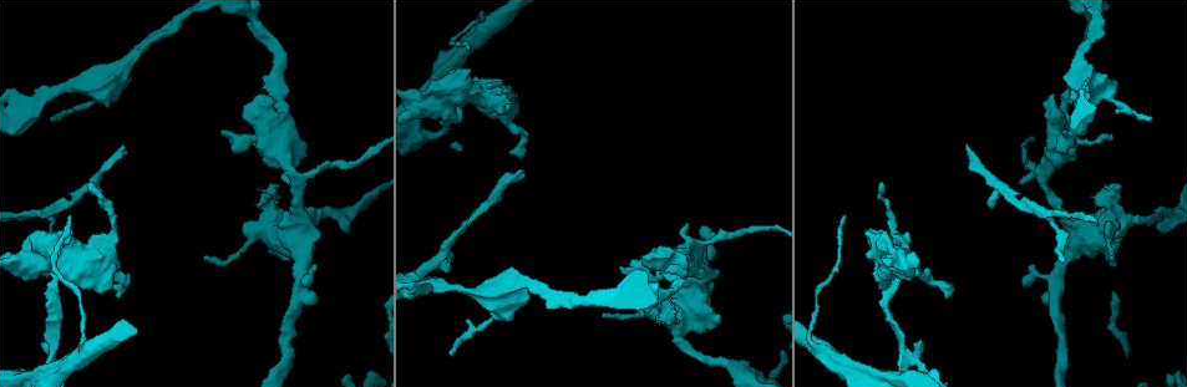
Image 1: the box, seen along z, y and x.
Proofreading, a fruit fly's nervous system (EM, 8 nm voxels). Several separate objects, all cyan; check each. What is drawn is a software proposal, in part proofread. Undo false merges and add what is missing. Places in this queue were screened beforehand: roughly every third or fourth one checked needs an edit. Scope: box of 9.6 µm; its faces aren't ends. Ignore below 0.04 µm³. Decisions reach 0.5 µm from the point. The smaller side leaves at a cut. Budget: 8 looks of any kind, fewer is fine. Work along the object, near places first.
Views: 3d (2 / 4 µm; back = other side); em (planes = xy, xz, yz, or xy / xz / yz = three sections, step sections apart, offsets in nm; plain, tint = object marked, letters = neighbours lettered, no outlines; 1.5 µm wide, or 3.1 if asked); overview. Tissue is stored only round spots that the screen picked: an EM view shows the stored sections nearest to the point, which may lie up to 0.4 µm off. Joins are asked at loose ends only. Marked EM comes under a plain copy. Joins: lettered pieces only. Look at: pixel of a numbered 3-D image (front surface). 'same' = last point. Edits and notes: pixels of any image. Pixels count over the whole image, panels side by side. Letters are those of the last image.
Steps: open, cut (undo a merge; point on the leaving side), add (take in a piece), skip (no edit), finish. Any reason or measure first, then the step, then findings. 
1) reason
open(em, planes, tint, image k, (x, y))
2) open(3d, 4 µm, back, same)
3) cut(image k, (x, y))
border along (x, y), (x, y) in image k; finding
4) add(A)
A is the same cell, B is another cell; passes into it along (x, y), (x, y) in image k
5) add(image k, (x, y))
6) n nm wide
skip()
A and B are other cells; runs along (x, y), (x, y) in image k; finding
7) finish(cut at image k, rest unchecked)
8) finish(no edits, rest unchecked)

branch stops here
open(em, planes, letters, image 1, (1061, 263))

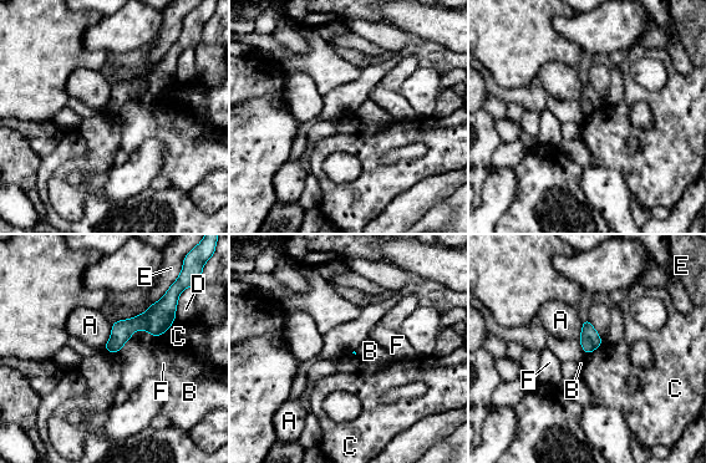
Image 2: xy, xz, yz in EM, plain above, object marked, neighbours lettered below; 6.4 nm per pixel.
C touches over 180 nm
skip()
A, B, C, D, E and F are other cells; border along (174, 319), (156, 337) in image 2; no lettered piece goes on from it

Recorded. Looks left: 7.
free end
open(em, 3.1 µm, yz, step 8, letters, image 1, (523, 171))

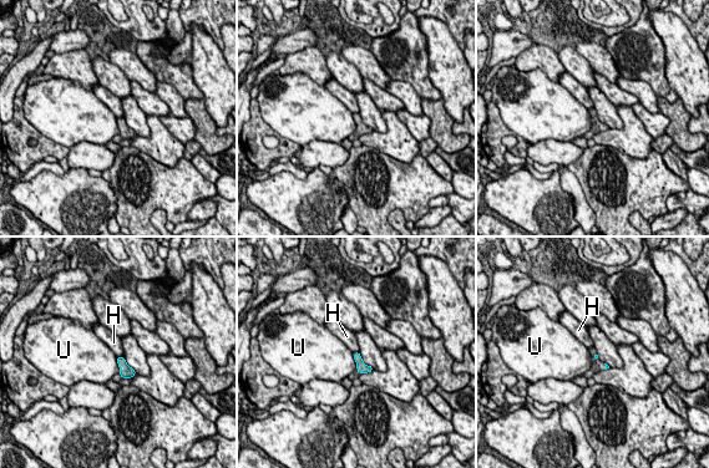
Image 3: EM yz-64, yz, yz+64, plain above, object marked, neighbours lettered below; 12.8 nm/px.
U touches over 220 nm
skip()
H and U are other cells; border along (116, 357), (120, 372) in image 3; no lettered piece goes on from it

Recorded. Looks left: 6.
calibre changes
open(3d, 2 µm, image 1, (683, 265))

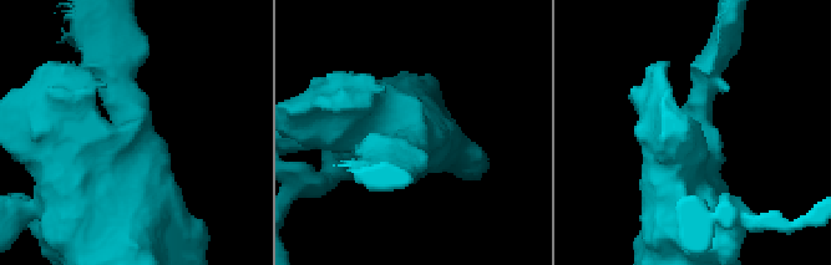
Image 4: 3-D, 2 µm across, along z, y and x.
arms of 220, 550 nm; shape alone is not enough
open(em, planes, letters, image 4, (697, 107))

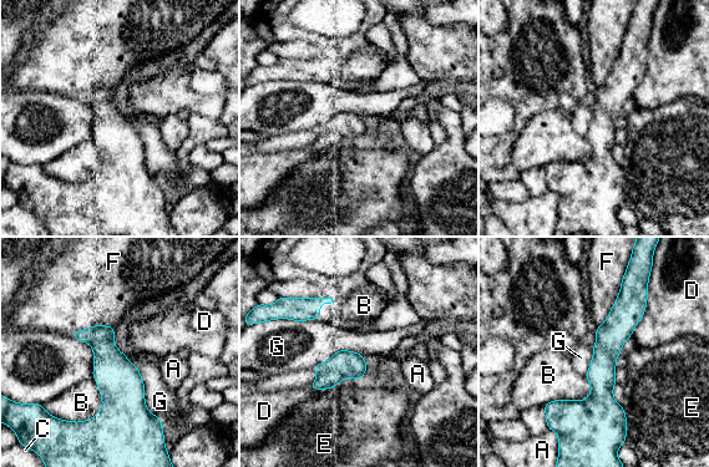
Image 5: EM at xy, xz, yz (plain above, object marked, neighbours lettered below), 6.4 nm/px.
180 nm wide
skip()
A, B, C, D, E, F and G are other cells; border along (102, 399), (80, 421), (41, 404) in image 5; all the same neuron

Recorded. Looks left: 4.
finish(no edits, rest unchecked)

